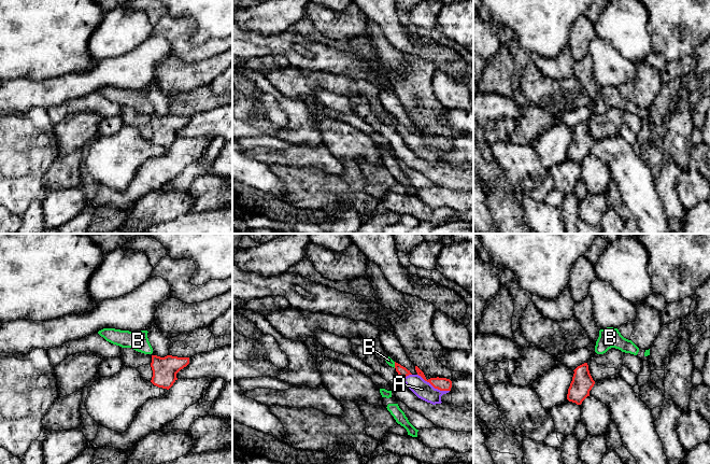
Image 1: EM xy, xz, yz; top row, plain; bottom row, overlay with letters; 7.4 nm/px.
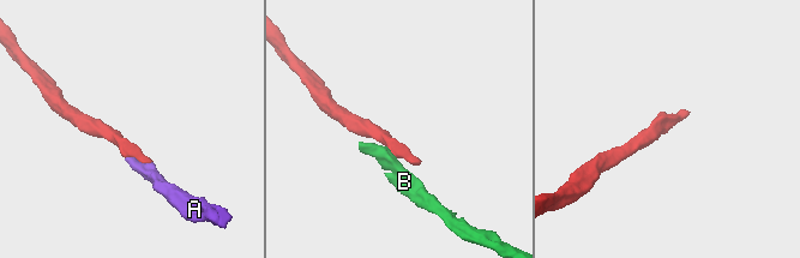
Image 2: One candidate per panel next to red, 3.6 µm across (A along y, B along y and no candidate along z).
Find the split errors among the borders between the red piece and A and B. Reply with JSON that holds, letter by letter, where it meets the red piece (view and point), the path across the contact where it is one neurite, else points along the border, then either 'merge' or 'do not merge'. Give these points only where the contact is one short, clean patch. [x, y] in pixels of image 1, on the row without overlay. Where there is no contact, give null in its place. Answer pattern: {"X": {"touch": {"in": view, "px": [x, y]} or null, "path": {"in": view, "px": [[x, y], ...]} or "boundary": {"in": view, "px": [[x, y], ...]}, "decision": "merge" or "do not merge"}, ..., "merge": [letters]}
{"A": {"touch": {"in": "xz", "px": [434, 145]}, "path": {"in": "xz", "px": [[441, 142], [434, 145], [422, 148]]}, "decision": "merge"}, "B": {"touch": {"in": "xz", "px": [395, 124]}, "boundary": {"in": "xz", "px": [[394, 121], [395, 126]]}, "decision": "do not merge"}, "merge": ["A"]}

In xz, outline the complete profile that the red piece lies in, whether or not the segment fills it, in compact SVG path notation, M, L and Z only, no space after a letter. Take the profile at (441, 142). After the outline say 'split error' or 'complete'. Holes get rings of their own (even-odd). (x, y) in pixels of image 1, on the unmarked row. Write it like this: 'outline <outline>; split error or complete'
outline M395 121L396 130L403 137L406 144L421 158L432 164L441 163L441 155L451 150L452 140L446 137L426 138L424 131L415 125L416 133Z; split error

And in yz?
outline M587 122L578 125L573 130L574 132L568 147L567 158L577 164L581 164L590 155L590 150L594 145L595 140L590 132Z; complete

